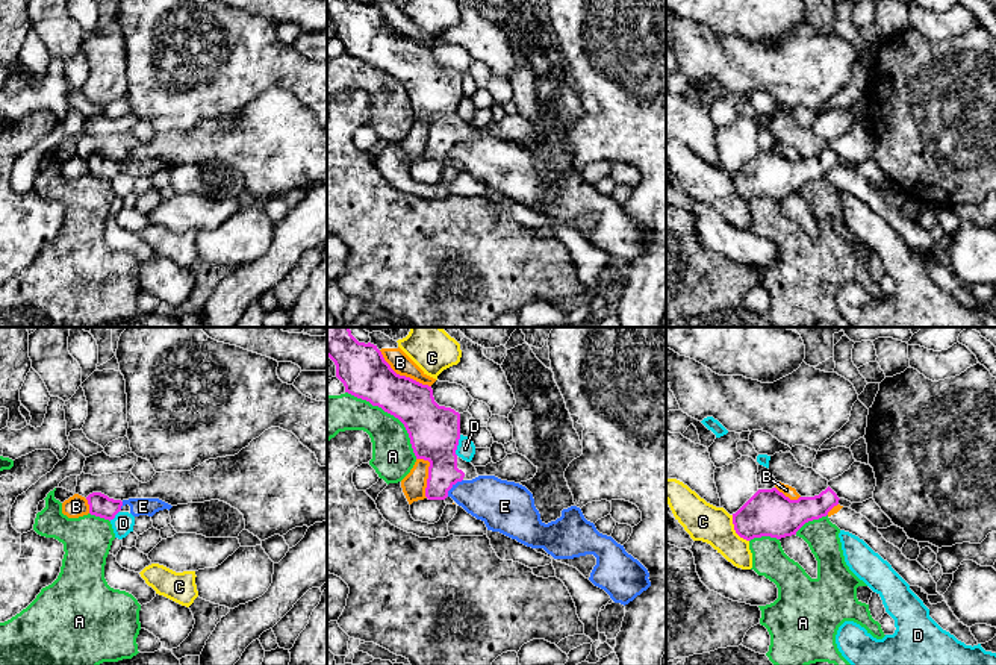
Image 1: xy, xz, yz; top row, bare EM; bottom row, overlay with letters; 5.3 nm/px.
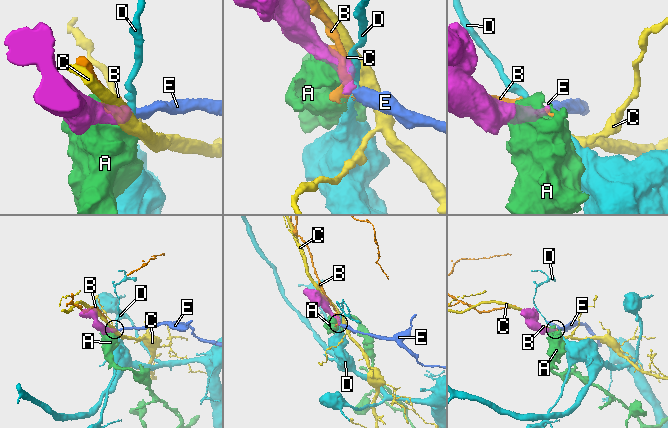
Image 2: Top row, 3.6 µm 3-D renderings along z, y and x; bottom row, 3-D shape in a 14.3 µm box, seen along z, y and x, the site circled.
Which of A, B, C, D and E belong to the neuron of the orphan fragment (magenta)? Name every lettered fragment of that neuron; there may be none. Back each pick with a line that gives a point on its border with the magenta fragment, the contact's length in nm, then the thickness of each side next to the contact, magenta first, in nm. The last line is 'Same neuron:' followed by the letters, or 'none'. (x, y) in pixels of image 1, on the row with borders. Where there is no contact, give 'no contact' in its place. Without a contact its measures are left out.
E: xz (451, 487) | 130 nm | 220/240 nm
Same neuron: E

